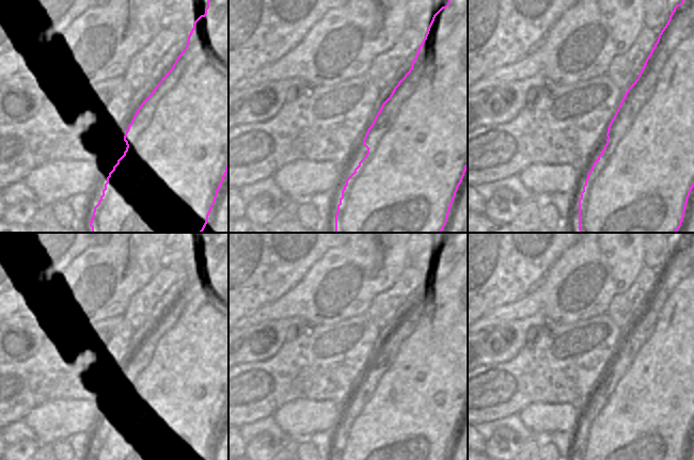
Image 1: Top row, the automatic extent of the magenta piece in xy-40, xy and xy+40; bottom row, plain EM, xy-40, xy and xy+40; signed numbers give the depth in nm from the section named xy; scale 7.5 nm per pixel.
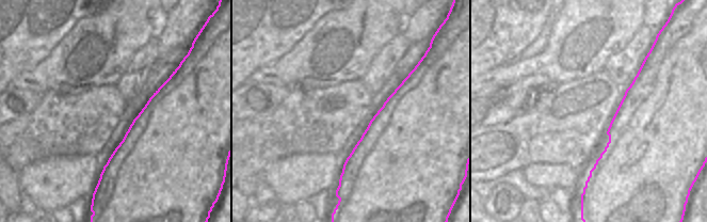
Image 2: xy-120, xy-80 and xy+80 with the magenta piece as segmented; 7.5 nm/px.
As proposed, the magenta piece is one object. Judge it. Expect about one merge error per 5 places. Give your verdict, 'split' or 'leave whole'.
leave whole

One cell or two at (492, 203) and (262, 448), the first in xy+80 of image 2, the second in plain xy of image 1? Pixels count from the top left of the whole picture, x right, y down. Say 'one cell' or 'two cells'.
one cell

